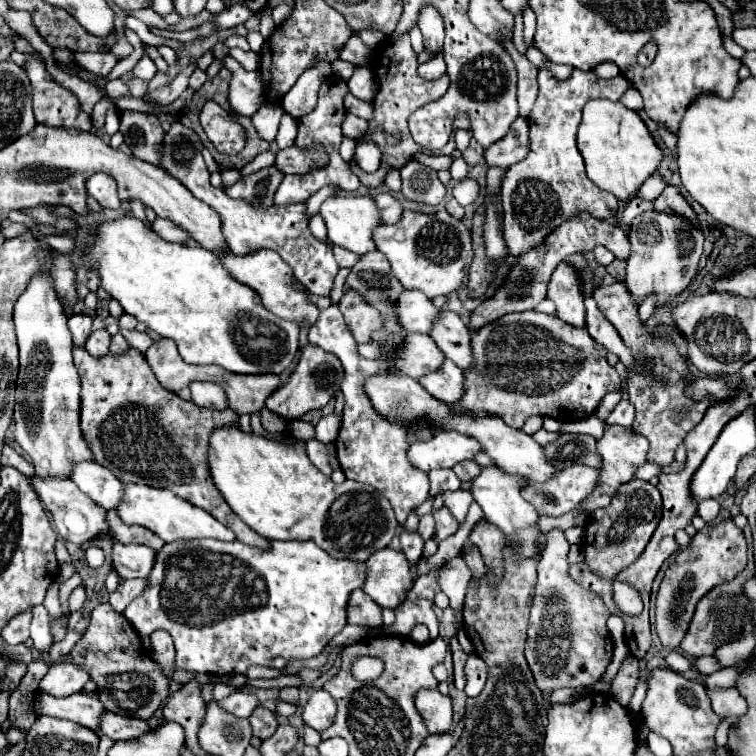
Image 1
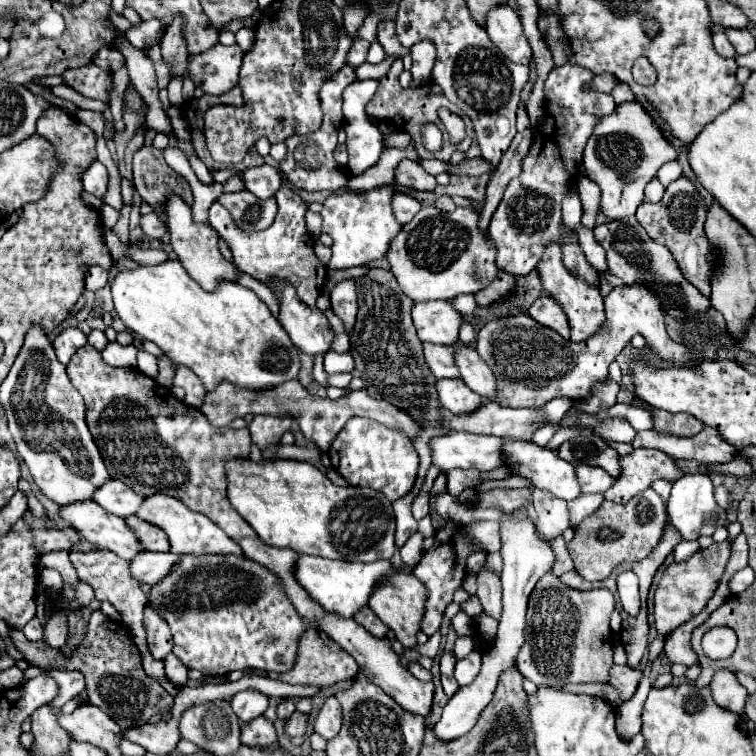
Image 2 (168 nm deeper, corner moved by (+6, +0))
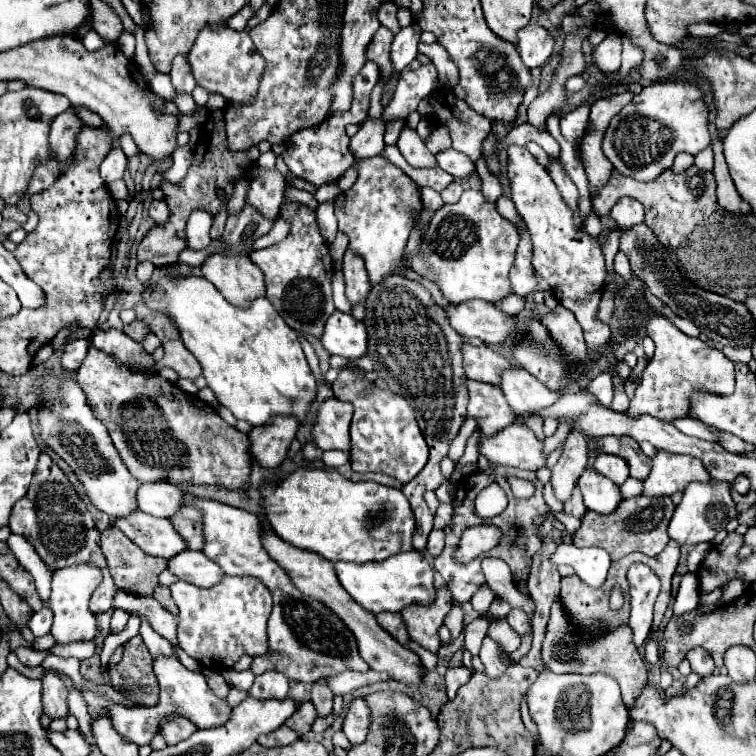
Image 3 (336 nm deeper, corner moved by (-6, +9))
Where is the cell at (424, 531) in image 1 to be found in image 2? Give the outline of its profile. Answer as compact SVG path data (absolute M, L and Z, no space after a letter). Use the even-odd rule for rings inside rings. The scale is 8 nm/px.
M426 493L426 495L416 497L416 499L414 499L414 503L412 503L412 515L414 515L414 519L416 519L416 521L420 521L420 519L424 519L424 517L429 513L430 495Z

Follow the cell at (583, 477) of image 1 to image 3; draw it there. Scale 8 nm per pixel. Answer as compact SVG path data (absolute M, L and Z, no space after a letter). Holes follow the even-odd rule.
M600 454L594 462L596 472L604 474L606 478L610 478L616 484L624 484L624 480L628 478L628 464L624 458L614 456L614 454Z

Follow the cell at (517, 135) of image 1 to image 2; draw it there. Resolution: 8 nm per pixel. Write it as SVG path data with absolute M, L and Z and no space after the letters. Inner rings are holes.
M476 157L476 159L462 161L458 165L450 165L448 171L450 173L462 173L462 175L482 175L482 173L492 173L494 165L482 157Z

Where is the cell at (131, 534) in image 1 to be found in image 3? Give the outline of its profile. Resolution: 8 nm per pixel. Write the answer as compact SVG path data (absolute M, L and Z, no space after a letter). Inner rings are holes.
M188 506L186 510L182 508L180 514L176 514L172 518L172 524L178 530L178 534L184 538L184 542L188 544L190 550L202 550L204 536L202 536L200 510L196 510L194 506Z

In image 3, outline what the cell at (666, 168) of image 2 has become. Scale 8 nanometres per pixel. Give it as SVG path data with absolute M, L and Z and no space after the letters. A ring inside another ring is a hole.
M704 148L696 154L694 166L698 166L700 170L712 170L712 164L714 164L714 154L712 154L710 148Z

